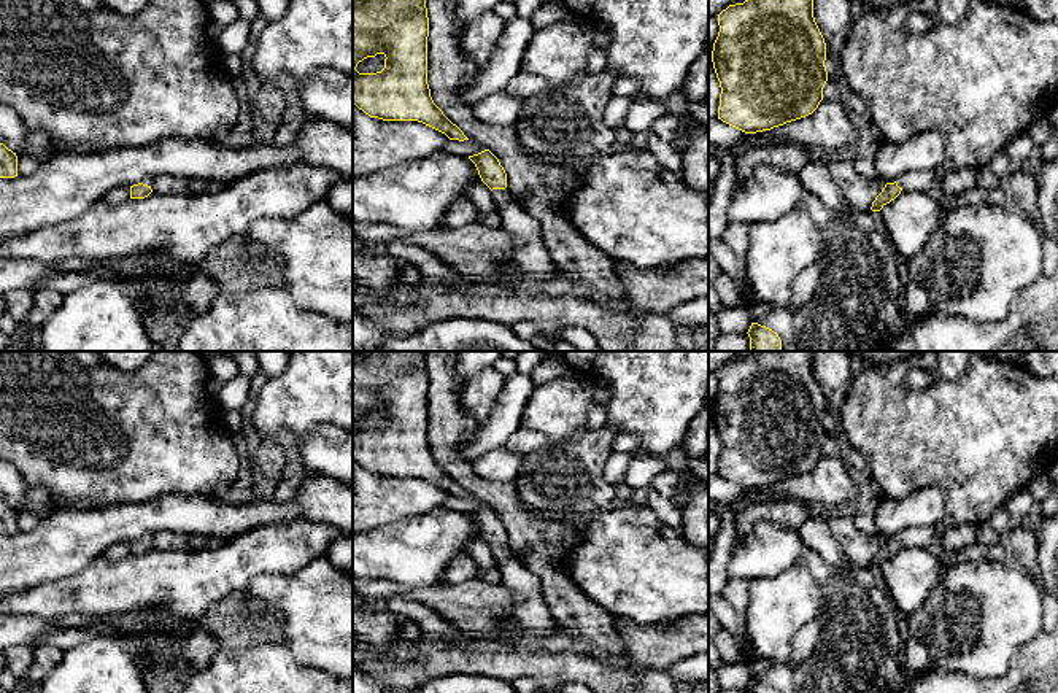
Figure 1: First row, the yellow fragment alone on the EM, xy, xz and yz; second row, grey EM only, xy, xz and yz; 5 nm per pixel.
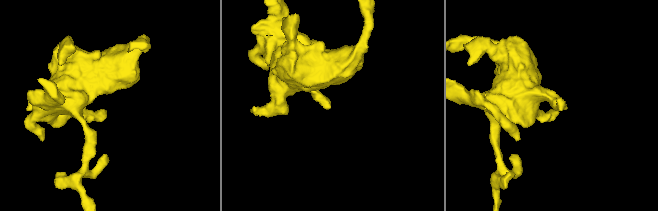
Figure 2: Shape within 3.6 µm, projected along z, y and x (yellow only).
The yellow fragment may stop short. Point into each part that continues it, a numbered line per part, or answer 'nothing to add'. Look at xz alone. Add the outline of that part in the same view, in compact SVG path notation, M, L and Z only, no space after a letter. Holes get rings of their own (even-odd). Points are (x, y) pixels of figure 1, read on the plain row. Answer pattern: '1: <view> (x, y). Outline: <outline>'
1: xz (531, 611). Outline: M492 545L500 583L515 596L513 621L534 633L550 634L554 618L543 599L539 579L521 564L508 550L508 545Z

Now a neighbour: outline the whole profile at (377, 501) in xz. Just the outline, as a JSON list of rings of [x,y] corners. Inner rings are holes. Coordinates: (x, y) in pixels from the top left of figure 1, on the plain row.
[[[353,459],[353,532],[367,532],[442,507],[450,494],[418,477],[370,474]]]

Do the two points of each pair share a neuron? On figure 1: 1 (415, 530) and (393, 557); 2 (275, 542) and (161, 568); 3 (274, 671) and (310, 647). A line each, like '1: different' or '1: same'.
1: same
2: same
3: different

